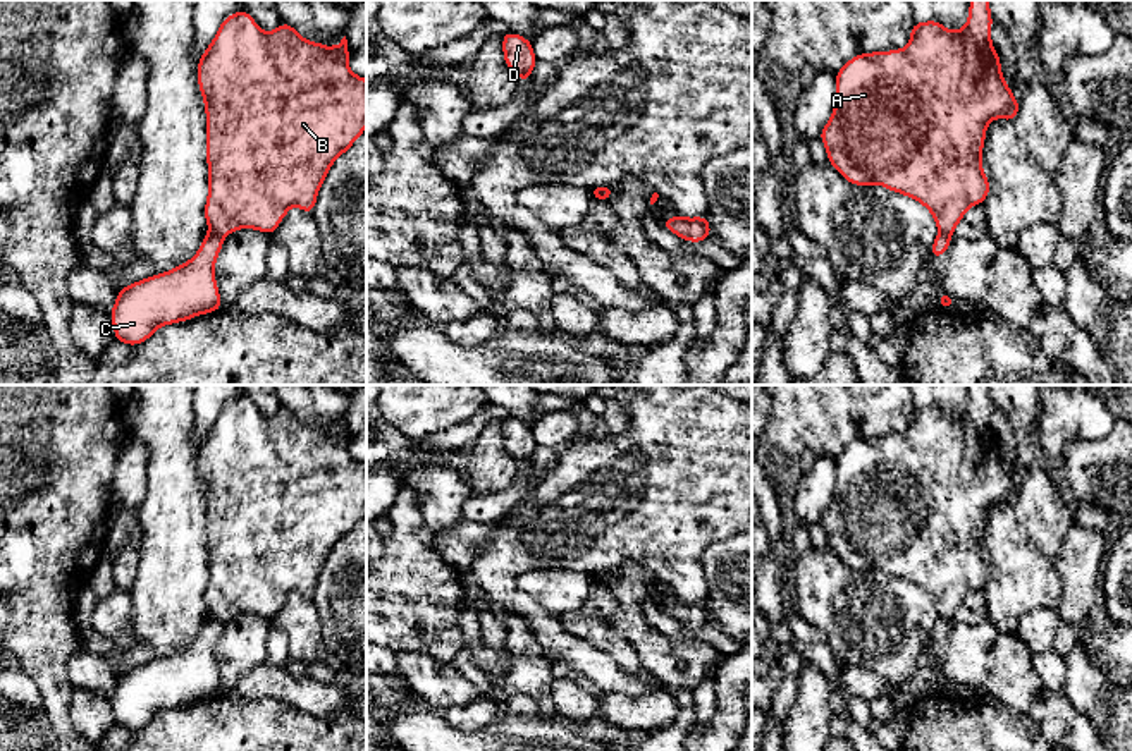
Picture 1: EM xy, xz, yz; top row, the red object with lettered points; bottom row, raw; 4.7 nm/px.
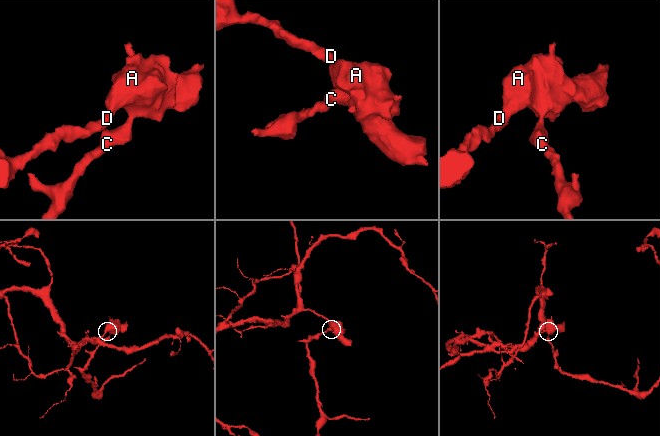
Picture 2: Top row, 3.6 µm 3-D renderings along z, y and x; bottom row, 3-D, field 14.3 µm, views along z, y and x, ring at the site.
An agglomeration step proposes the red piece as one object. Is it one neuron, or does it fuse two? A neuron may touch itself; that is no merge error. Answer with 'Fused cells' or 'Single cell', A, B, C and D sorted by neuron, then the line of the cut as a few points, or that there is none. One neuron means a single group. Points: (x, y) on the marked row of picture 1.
Fused cells. Groups: A B D / C. Split along xy (210, 231), (224, 236)

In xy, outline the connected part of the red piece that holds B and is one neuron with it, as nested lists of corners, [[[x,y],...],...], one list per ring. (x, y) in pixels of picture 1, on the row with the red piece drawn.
[[[239,10],[225,17],[198,60],[198,88],[206,113],[208,198],[205,220],[210,232],[229,235],[239,229],[275,232],[292,206],[313,215],[318,191],[332,163],[346,153],[366,127],[366,79],[348,65],[346,36],[329,48],[305,40],[291,24],[261,31],[253,15]]]

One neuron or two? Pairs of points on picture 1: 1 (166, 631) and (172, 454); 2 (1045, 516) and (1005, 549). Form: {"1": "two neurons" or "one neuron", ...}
{"1": "one neuron", "2": "two neurons"}

